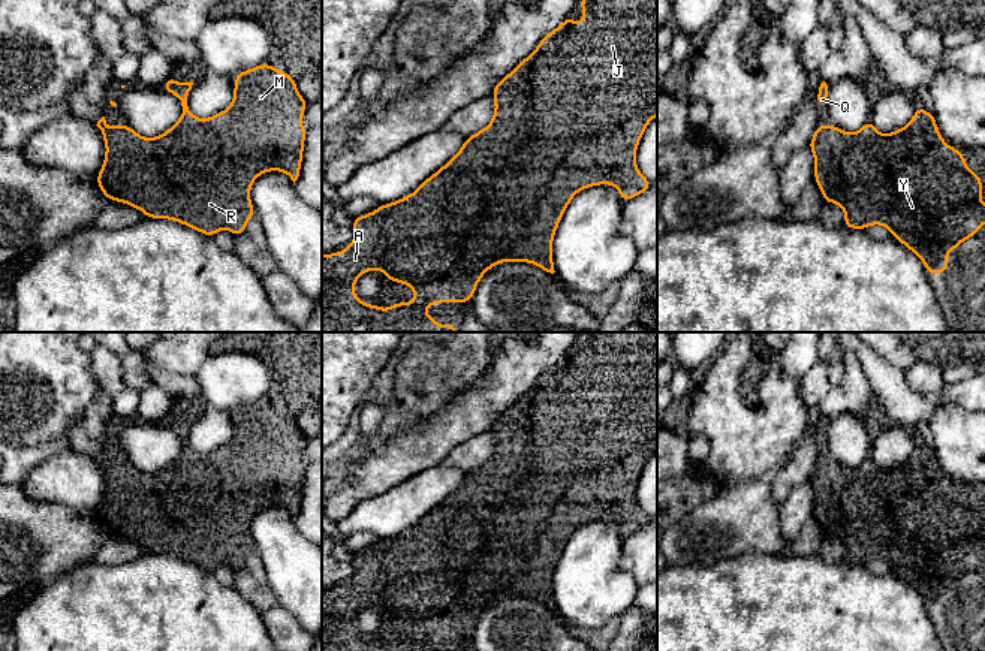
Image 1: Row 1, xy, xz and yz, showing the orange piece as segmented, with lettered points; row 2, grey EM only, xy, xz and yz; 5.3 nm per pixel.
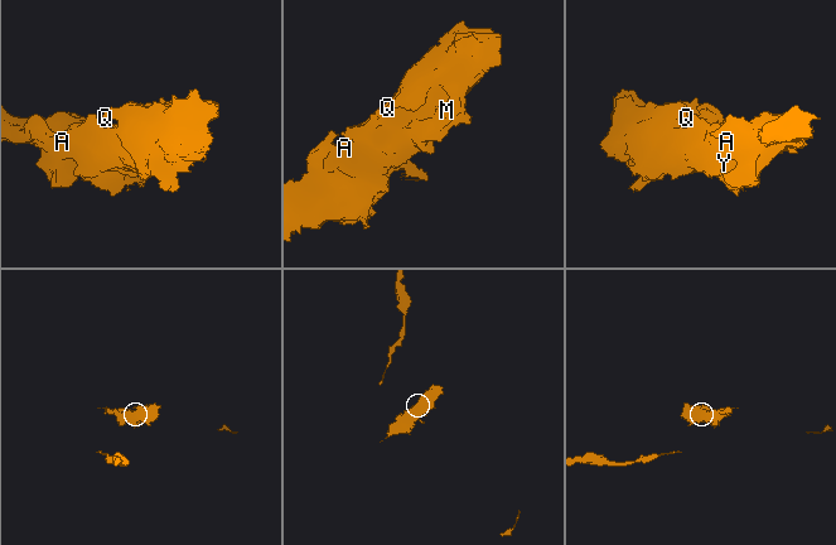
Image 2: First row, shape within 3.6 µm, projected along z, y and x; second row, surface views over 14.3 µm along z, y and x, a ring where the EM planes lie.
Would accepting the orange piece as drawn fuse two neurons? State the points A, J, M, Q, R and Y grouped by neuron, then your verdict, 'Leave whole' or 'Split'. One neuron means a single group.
Groups: A Y / J M Q R. Split

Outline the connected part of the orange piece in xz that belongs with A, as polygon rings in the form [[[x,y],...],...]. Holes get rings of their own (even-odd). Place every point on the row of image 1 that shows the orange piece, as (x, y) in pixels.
[[[446,163],[406,198],[353,218],[352,244],[343,251],[322,254],[322,332],[460,332],[451,322],[442,326],[424,310],[439,302],[464,305],[472,301],[484,274],[501,262],[528,262],[554,274],[555,230],[528,223],[524,218],[524,204],[522,184],[495,184],[492,190],[472,190],[470,180]],[[374,269],[380,269],[394,283],[410,286],[413,302],[392,302],[386,310],[358,299],[352,287],[361,274]]]

